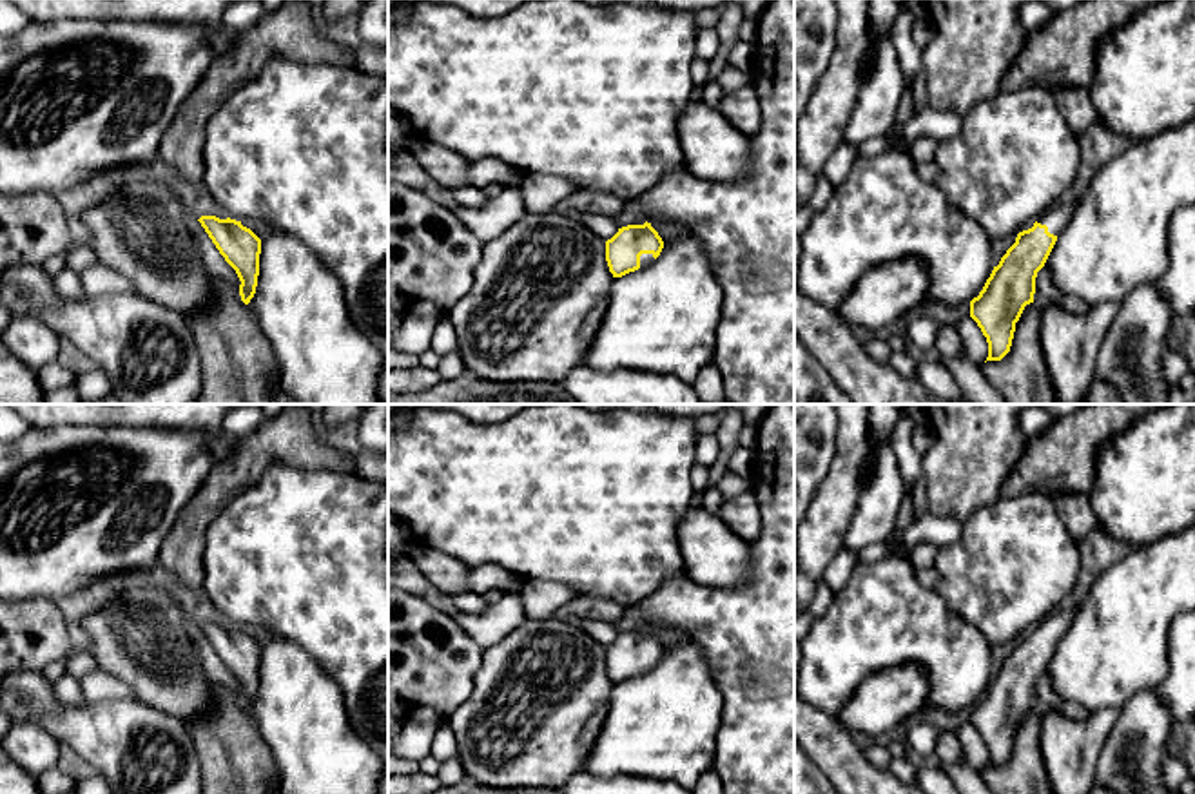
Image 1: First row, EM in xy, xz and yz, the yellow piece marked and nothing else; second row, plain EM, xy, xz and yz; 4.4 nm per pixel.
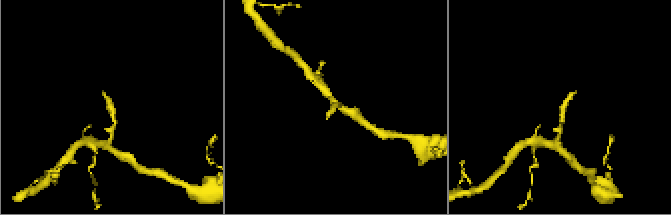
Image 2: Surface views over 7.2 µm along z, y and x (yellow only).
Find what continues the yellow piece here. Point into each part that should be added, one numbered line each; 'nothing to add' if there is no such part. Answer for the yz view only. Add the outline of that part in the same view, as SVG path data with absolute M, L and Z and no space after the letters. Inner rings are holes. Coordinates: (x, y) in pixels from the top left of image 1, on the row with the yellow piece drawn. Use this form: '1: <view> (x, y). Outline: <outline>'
1: yz (1056, 218). Outline: M1057 203L1048 208L1037 223L1046 225L1048 232L1059 236L1074 214L1074 203Z

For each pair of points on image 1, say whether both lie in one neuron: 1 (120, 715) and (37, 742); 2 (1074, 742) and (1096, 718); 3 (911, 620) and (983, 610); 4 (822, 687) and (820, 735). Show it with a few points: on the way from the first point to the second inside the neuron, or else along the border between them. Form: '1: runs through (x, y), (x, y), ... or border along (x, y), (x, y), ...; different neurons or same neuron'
1: border along (19, 722), (42, 726), (58, 744); different neurons
2: runs through (1079, 736), (1092, 724); same neuron
3: border along (932, 590), (989, 642); different neurons
4: border along (813, 706), (836, 718); different neurons

